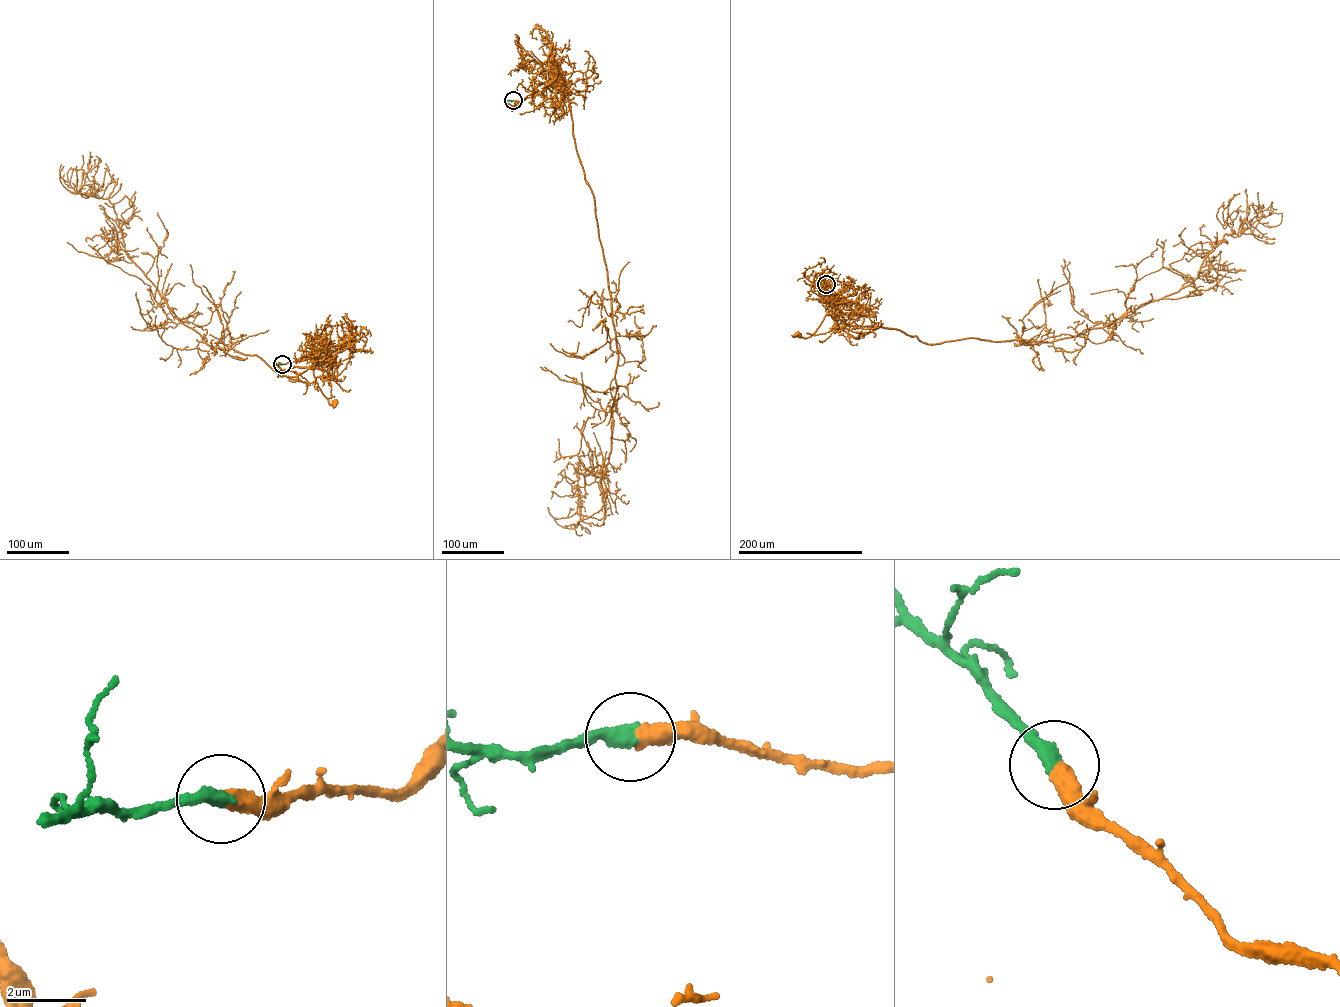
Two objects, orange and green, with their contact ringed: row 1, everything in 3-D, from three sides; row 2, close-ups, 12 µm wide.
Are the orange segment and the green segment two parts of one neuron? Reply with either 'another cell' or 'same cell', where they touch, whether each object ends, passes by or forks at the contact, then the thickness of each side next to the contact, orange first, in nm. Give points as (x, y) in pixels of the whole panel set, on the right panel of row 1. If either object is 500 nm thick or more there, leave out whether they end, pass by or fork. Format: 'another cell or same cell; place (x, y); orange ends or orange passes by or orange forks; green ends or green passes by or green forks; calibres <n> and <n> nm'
same cell; place (826, 284); orange ends; green ends; calibres 460 and 400 nm

